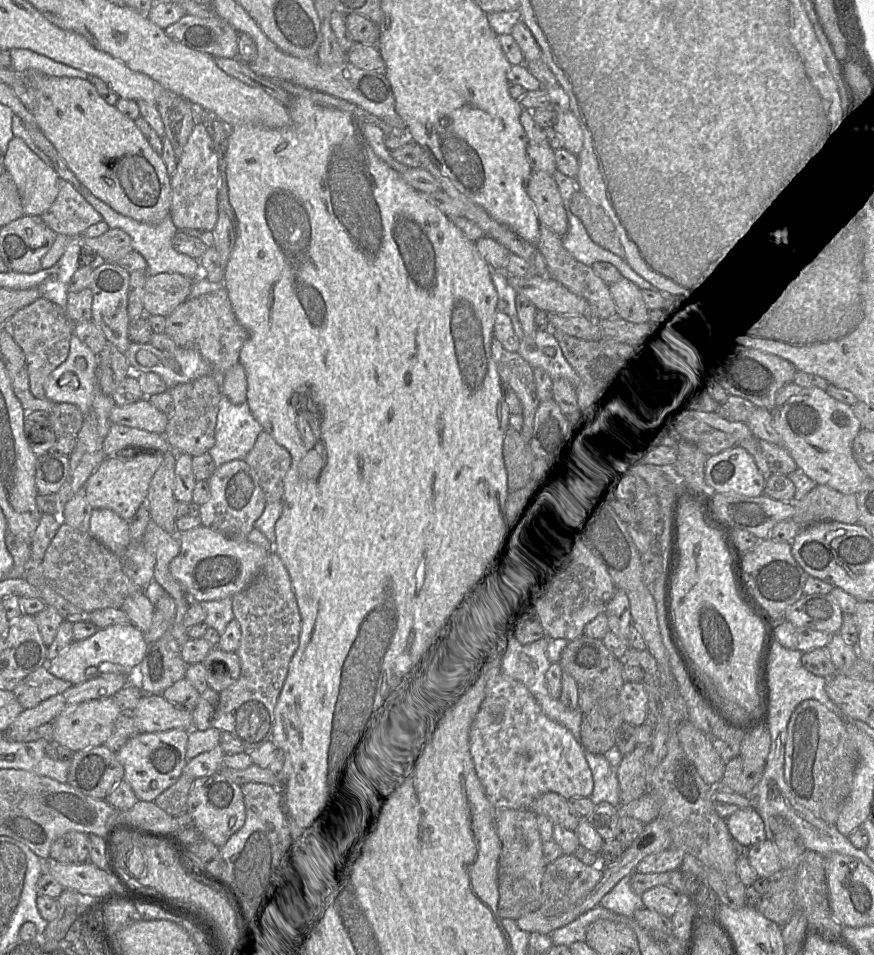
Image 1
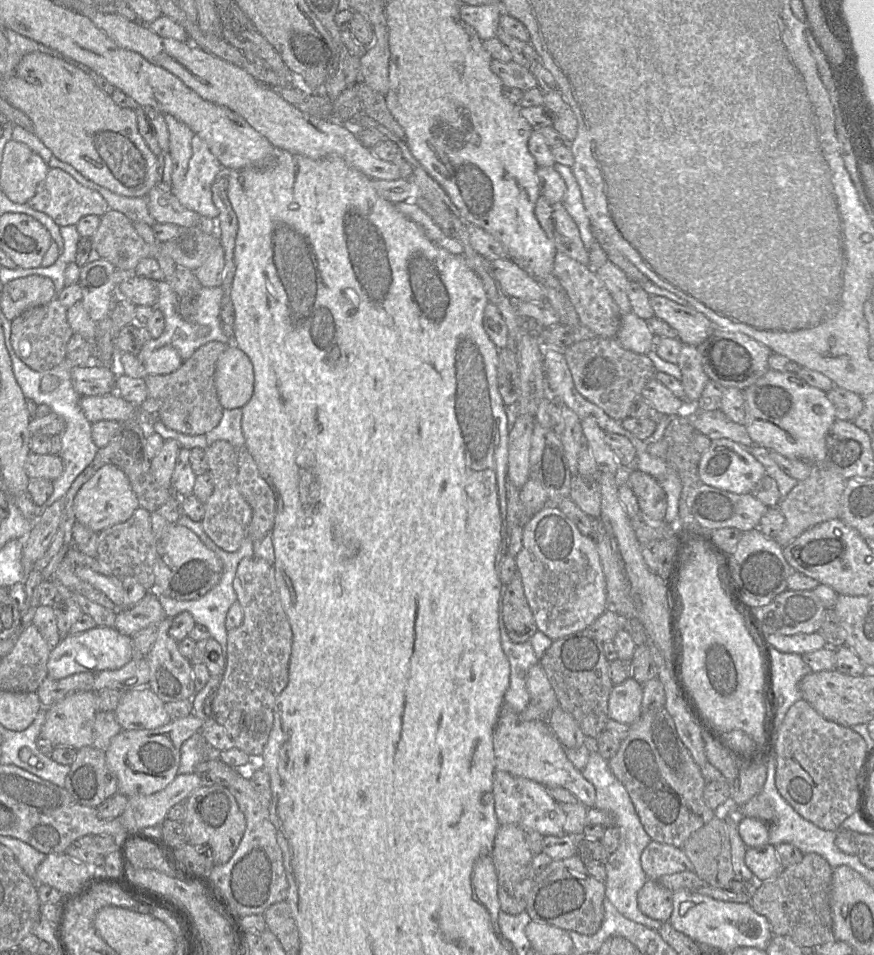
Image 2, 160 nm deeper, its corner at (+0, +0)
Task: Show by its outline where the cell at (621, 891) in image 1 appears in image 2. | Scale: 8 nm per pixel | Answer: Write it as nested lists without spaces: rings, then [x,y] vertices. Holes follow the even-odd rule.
[[[590,750],[588,763],[582,770],[582,775],[595,787],[595,807],[610,811],[614,815],[615,826],[620,829],[619,846],[610,854],[605,863],[607,872],[605,897],[625,918],[658,931],[662,922],[651,919],[643,914],[637,904],[638,892],[648,880],[641,866],[641,855],[652,839],[644,830],[625,786],[610,770],[608,760],[603,758],[597,751]]]

